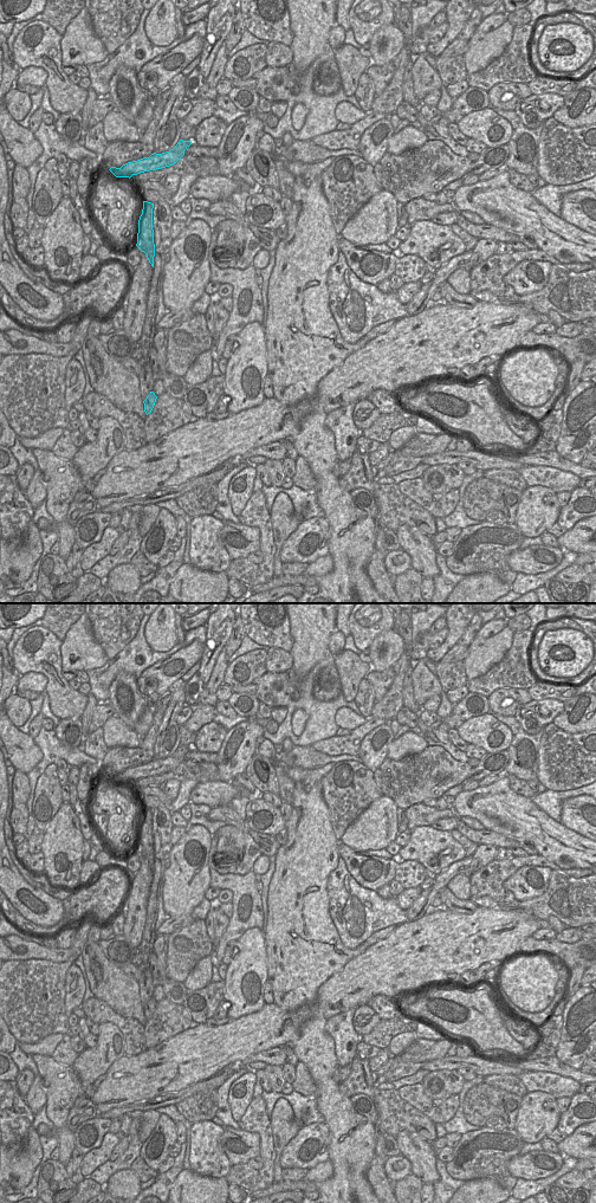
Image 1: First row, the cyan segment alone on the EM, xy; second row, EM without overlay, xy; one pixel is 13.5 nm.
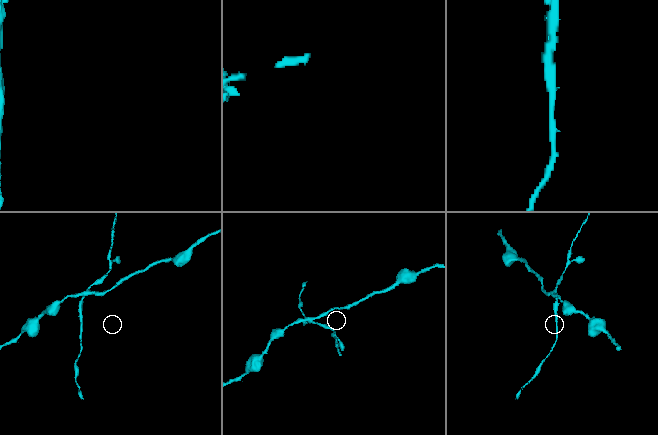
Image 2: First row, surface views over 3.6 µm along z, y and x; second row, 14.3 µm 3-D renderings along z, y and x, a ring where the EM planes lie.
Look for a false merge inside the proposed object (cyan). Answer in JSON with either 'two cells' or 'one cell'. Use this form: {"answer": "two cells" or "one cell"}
{"answer": "two cells"}

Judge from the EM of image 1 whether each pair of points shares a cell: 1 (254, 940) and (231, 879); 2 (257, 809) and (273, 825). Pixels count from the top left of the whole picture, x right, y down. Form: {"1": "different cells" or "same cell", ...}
{"1": "different cells", "2": "same cell"}

